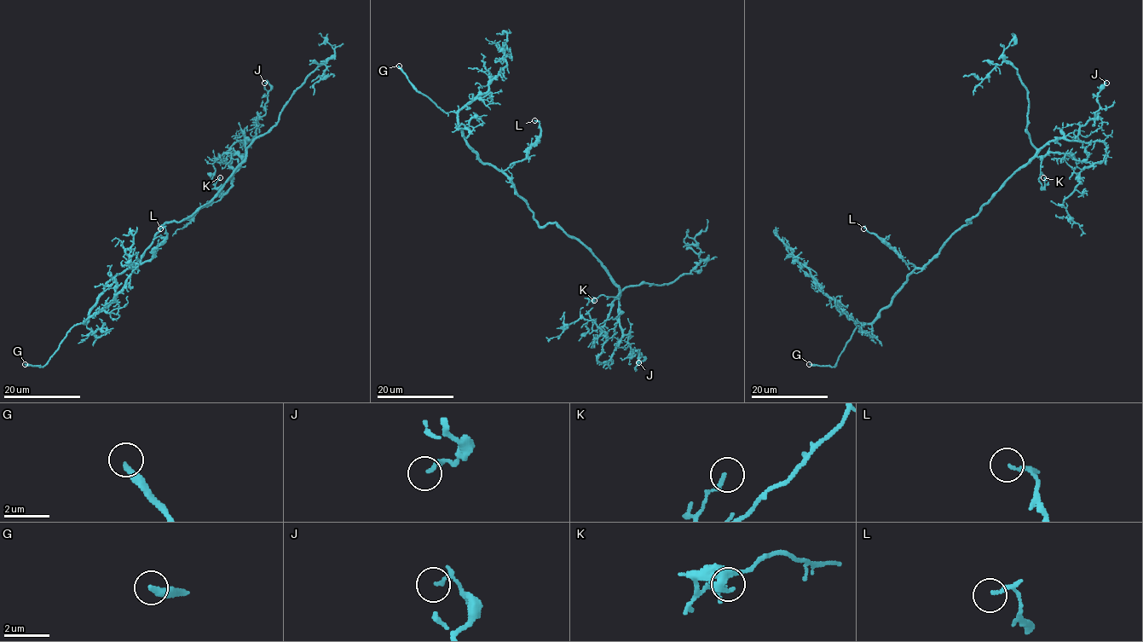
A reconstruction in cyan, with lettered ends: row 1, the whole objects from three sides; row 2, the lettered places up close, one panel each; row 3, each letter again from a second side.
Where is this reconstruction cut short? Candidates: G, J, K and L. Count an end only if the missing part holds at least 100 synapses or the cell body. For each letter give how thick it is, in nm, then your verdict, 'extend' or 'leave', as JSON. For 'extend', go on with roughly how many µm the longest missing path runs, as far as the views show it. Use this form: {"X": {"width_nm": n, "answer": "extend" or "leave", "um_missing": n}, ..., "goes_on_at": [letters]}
{"G": {"width_nm": 240, "answer": "extend", "um_missing": 8}, "J": {"width_nm": 100, "answer": "leave"}, "K": {"width_nm": 170, "answer": "leave"}, "L": {"width_nm": 120, "answer": "leave"}, "goes_on_at": ["G"]}

